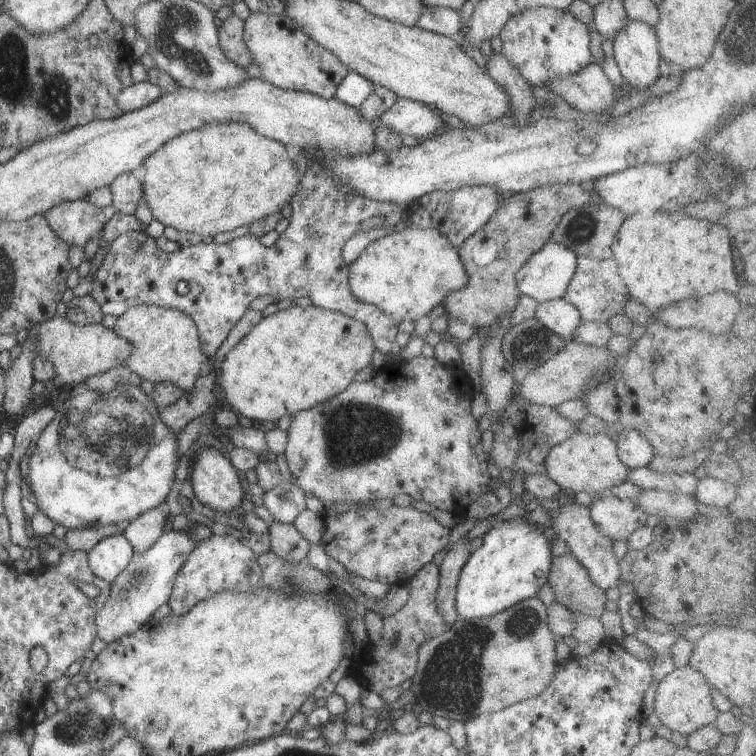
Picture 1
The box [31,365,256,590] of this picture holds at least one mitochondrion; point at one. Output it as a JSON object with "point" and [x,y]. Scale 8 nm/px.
{"point":[108,437]}

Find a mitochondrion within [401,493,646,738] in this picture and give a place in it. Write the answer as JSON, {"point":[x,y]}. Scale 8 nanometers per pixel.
{"point":[454,669]}

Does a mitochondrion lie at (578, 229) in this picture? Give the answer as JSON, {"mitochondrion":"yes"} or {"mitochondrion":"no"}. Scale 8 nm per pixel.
{"mitochondrion":"yes"}

